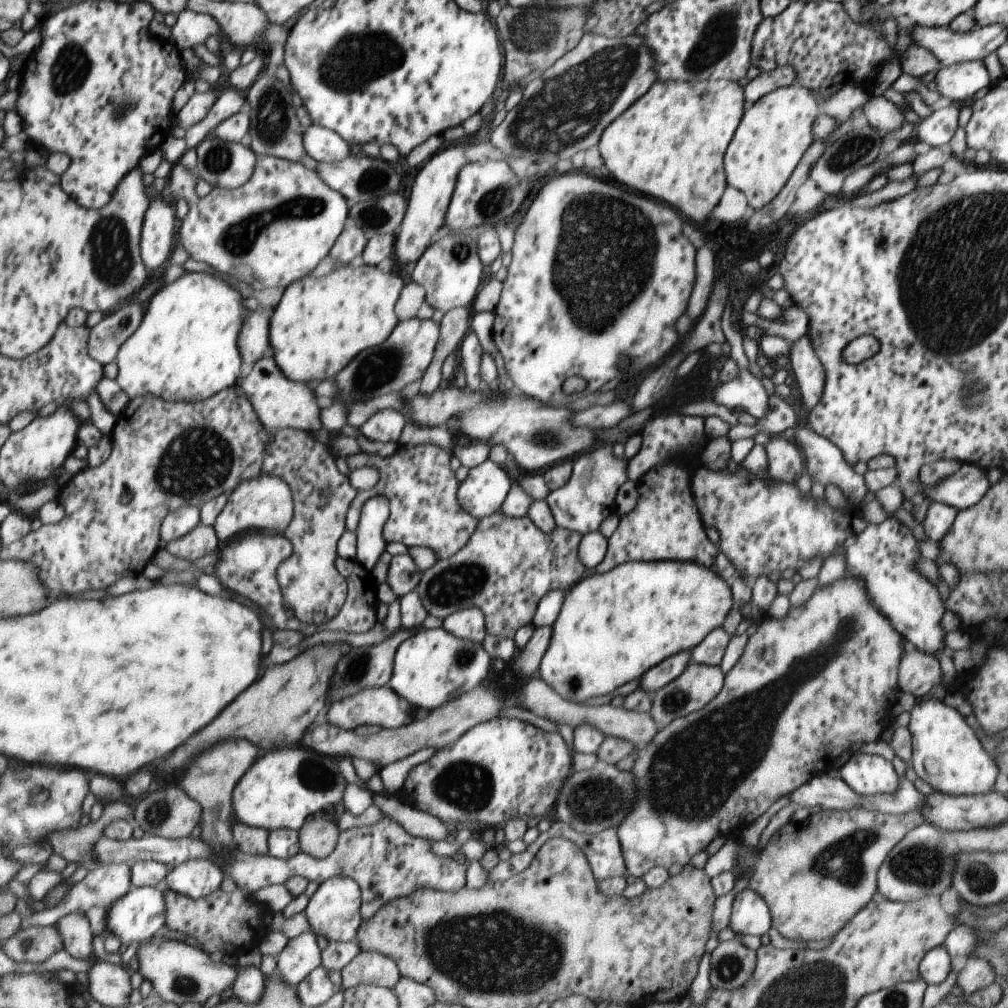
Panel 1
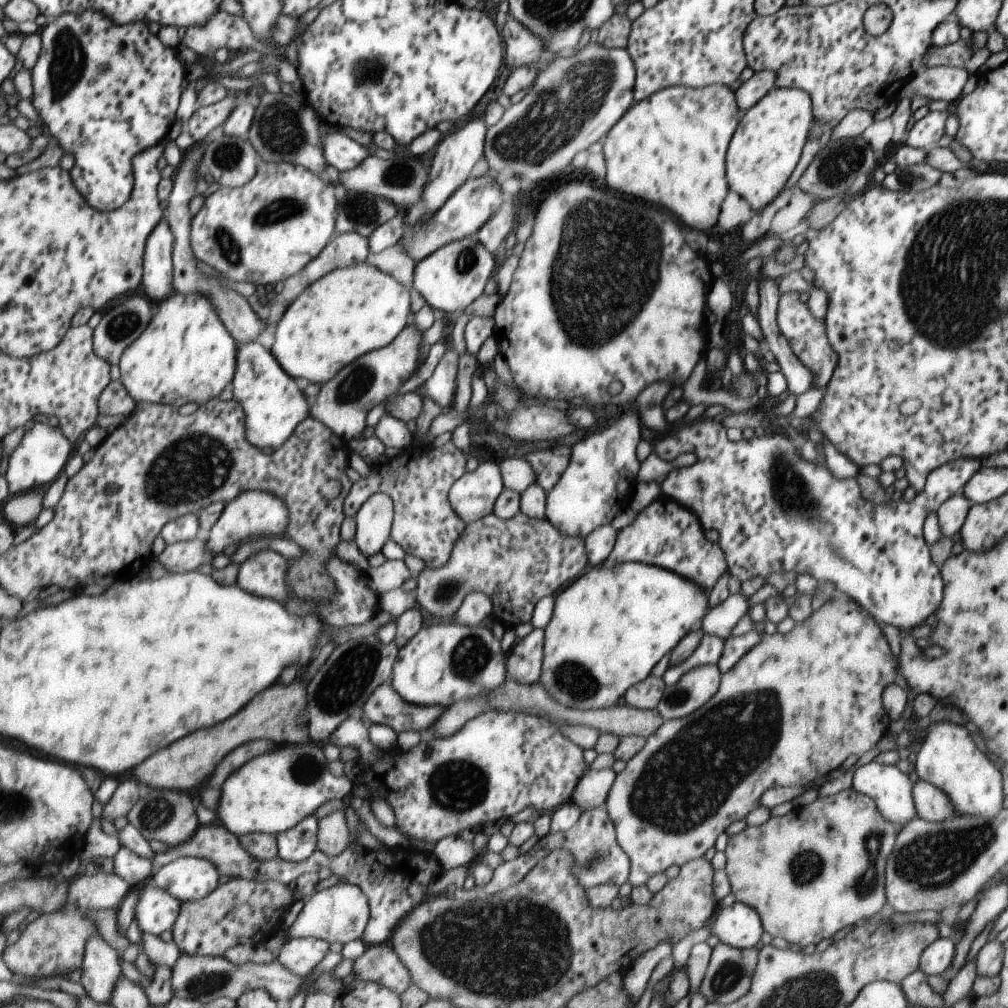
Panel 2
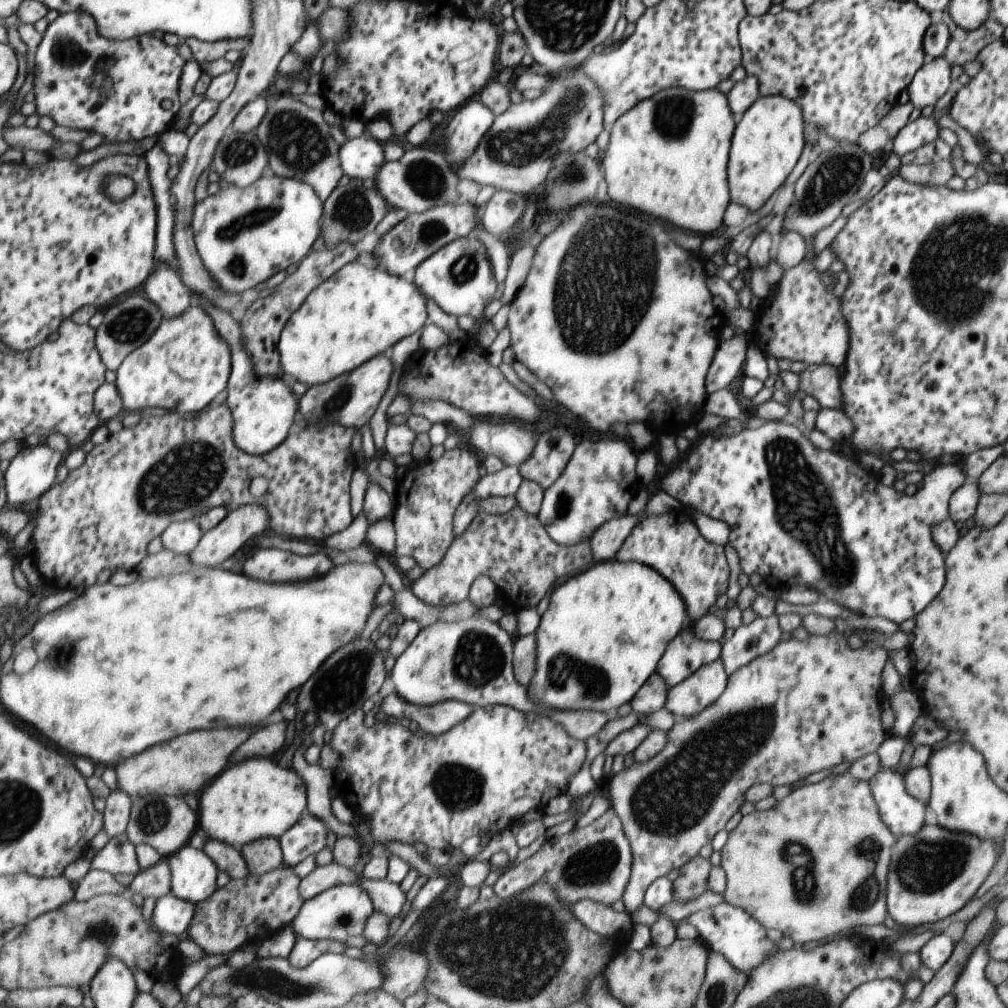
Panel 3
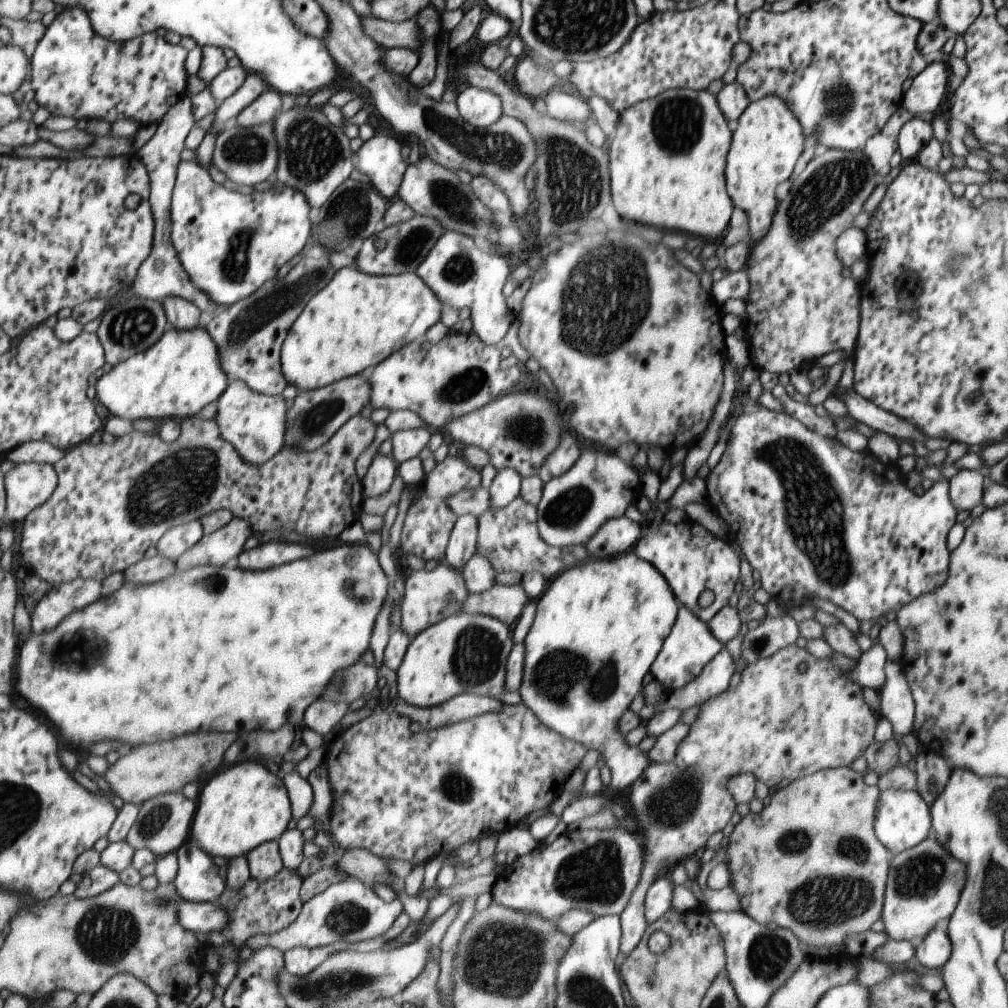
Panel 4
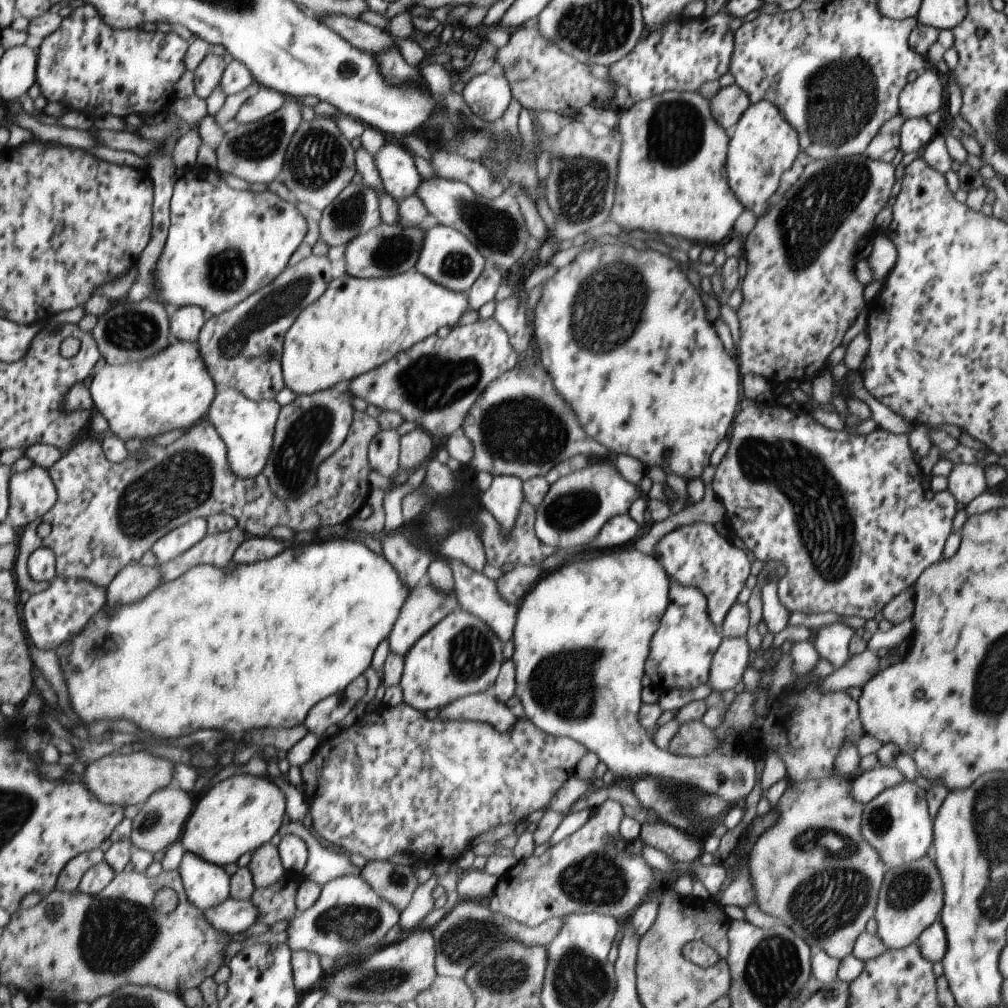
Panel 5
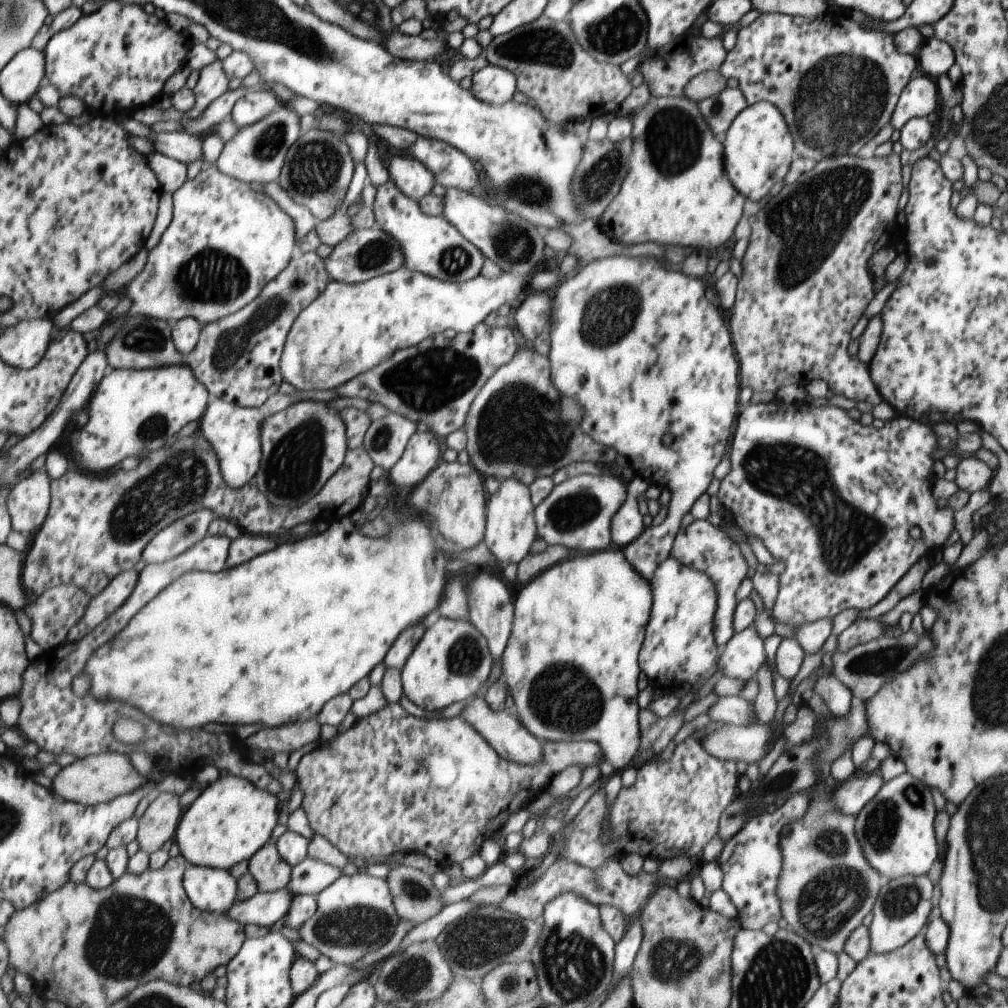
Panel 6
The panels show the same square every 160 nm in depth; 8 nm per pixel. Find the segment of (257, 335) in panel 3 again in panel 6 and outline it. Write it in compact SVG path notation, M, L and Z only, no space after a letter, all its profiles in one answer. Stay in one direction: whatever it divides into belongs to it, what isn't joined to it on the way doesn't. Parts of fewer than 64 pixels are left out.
M315 251L294 255L286 270L274 278L253 302L238 313L203 326L197 346L184 355L185 364L194 370L195 376L206 385L213 396L251 408L263 406L273 394L279 392L279 386L283 384L281 362L291 327L303 310L311 306L331 282L333 280L326 270L326 260Z

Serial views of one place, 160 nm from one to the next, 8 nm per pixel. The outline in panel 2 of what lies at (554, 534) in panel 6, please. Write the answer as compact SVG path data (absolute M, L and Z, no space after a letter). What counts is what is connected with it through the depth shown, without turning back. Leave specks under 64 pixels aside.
M627 410L615 424L611 424L603 432L591 434L583 440L579 436L578 442L570 448L567 468L561 473L553 488L546 493L544 516L556 529L559 529L560 533L583 539L589 535L593 528L609 525L611 518L619 512L621 506L628 506L636 485L637 468L639 468L639 462L635 458L635 444L639 440L639 428L637 428L639 424L637 422L639 422L637 414Z

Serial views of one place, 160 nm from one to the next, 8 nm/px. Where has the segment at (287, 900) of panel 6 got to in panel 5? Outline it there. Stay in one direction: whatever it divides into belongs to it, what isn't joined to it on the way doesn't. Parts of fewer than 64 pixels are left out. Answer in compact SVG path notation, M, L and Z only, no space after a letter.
M229 897L219 906L205 910L204 915L213 928L222 933L241 934L251 924L258 922L259 909L251 901Z

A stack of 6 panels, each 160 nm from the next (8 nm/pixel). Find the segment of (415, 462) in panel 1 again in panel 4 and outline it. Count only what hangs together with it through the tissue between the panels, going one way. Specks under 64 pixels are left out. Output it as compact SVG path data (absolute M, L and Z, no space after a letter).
M447 455L441 462L434 464L434 468L423 476L417 486L420 486L422 493L410 502L406 511L400 532L399 550L424 561L439 563L445 559L445 550L456 519L445 500L459 490L477 488L479 472L459 456Z

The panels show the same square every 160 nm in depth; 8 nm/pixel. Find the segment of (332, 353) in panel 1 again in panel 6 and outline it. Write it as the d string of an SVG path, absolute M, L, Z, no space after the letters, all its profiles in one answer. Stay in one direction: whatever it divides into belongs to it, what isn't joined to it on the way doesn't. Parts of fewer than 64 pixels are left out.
M401 266L393 272L363 282L349 284L333 280L325 292L303 310L291 327L282 356L282 375L296 390L337 390L354 376L389 359L395 351L415 346L428 336L441 335L449 328L456 333L469 332L477 326L477 322L481 322L489 312L495 312L501 304L515 302L519 294L521 282L506 272L502 272L496 279L477 275L462 283L450 283L425 273L411 272Z

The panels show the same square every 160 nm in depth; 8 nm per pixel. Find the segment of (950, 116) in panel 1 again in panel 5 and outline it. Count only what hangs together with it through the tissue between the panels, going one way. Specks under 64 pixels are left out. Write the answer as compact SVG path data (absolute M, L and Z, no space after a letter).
M923 117L908 118L900 126L899 146L904 155L907 152L920 153L922 148L935 136L934 128Z

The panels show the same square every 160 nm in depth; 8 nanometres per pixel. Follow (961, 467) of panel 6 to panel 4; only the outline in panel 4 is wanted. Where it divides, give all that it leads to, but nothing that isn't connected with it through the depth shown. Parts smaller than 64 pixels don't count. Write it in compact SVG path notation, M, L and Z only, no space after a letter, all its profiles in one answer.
M961 469L949 480L950 500L956 509L971 510L979 504L985 489L986 476L984 471L970 471Z

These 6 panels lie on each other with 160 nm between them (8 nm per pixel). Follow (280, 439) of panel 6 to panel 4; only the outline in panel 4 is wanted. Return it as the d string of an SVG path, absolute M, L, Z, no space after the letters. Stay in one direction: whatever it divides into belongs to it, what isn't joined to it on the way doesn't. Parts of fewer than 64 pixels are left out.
M366 373L349 375L346 379L334 382L326 387L301 391L288 412L286 444L313 452L326 445L332 436L352 417L367 406L371 396L371 384Z

